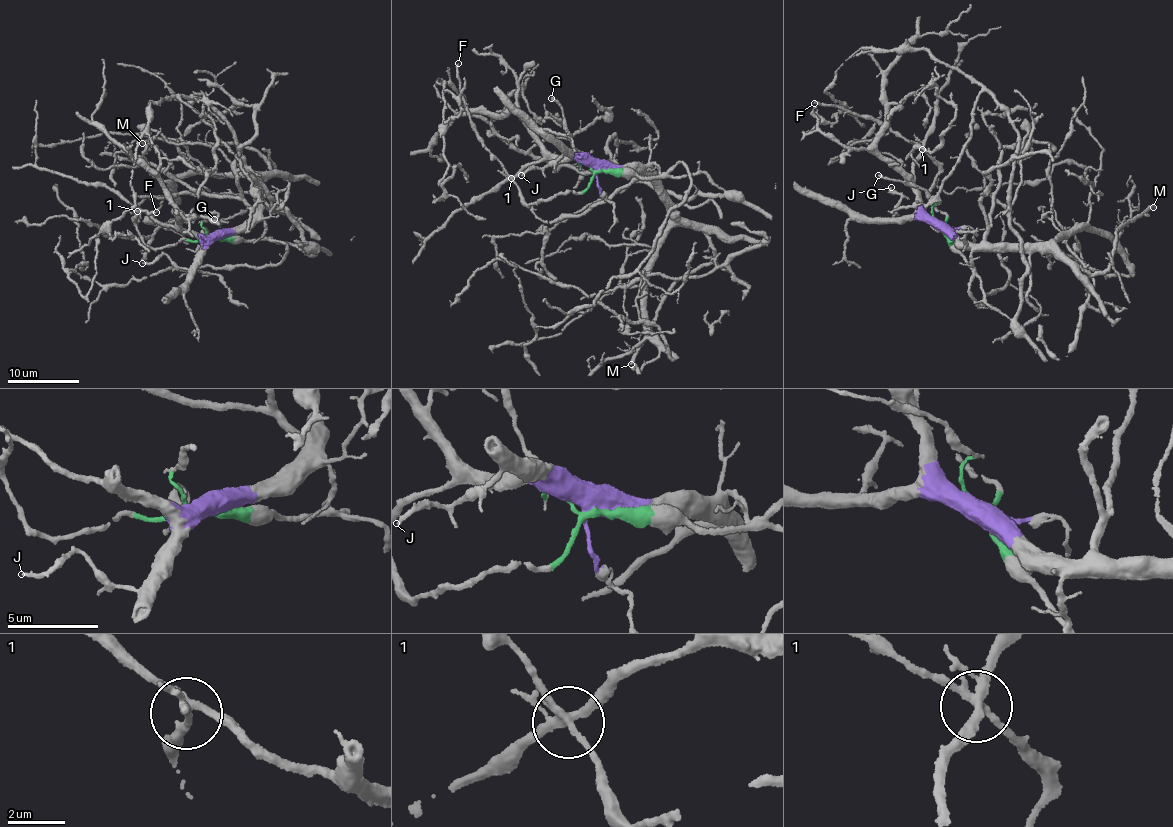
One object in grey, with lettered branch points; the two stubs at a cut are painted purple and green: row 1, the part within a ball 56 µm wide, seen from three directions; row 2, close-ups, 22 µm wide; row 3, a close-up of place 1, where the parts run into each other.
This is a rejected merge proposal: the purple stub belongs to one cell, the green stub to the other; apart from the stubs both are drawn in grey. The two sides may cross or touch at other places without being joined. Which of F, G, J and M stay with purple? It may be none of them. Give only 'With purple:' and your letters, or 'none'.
With purple: J, M

